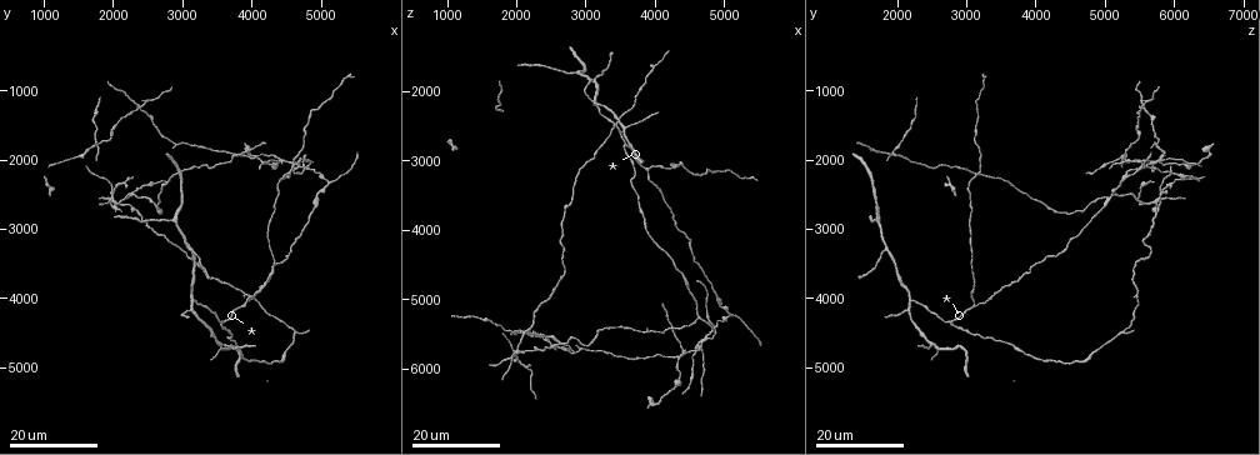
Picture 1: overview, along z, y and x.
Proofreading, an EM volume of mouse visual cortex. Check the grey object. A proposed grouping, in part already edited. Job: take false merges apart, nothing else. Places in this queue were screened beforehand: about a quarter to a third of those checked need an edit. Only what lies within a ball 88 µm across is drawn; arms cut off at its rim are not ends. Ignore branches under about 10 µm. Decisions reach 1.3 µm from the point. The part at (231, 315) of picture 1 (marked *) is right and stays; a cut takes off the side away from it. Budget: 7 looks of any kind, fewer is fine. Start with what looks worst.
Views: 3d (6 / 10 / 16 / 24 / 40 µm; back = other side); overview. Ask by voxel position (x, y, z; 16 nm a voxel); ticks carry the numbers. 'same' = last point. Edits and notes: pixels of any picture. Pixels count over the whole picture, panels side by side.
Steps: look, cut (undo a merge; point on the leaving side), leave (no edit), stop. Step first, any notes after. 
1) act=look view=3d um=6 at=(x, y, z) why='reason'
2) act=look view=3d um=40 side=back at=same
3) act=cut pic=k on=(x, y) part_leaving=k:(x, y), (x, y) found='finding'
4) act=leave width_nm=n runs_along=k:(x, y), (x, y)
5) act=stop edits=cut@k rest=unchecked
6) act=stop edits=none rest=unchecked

act=look view=3d um=16 at=(3600, 4350, 2750)

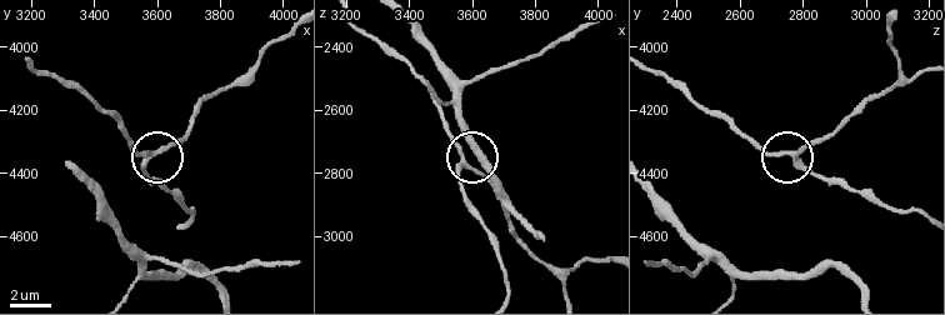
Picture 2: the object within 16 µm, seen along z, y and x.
act=look view=3d um=10 at=(3570, 4350, 2760)

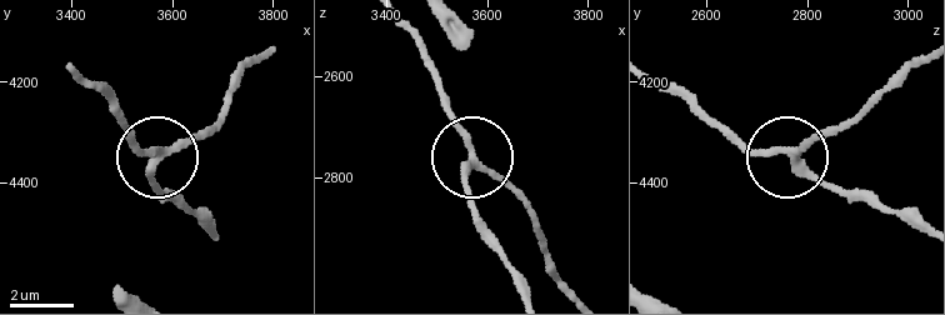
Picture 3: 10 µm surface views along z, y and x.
act=leave arms=3 runs_along=3:(226, 111), (156, 158), (126, 135) found='continuous, no second neuron'

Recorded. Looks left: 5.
act=look view=3d um=16 at=(2400, 1300, 5550) why='three-way junction'

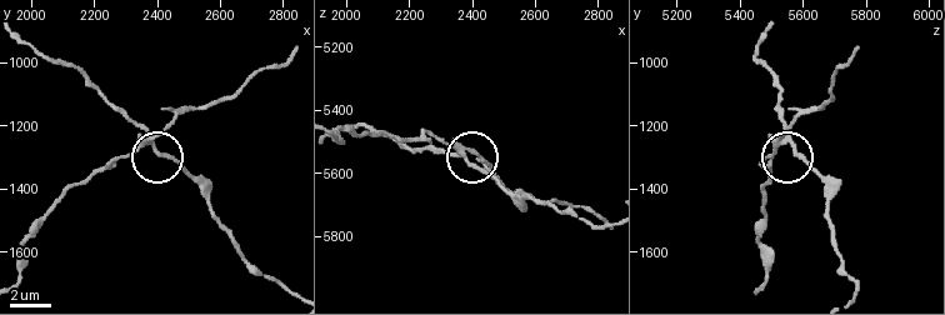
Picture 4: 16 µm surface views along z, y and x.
act=look view=3d um=10 at=(2410, 1280, 5580) why='closer look'

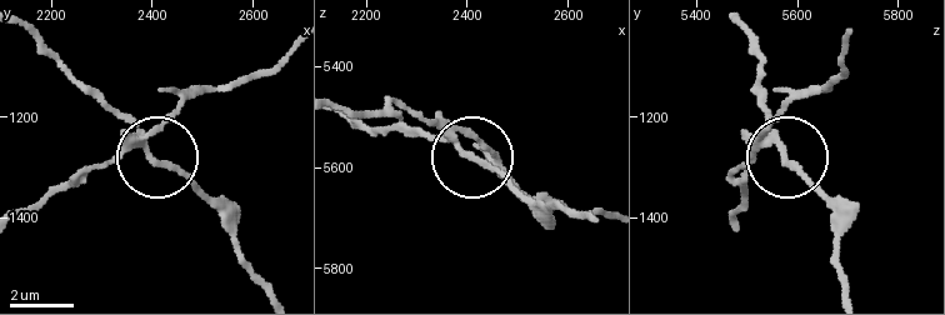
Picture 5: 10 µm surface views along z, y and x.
act=cut pic=5 on=(178, 110) part_leaving=5:(133, 140), (23, 210) found='two neurons meet here'

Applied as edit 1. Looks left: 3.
act=look view=overview

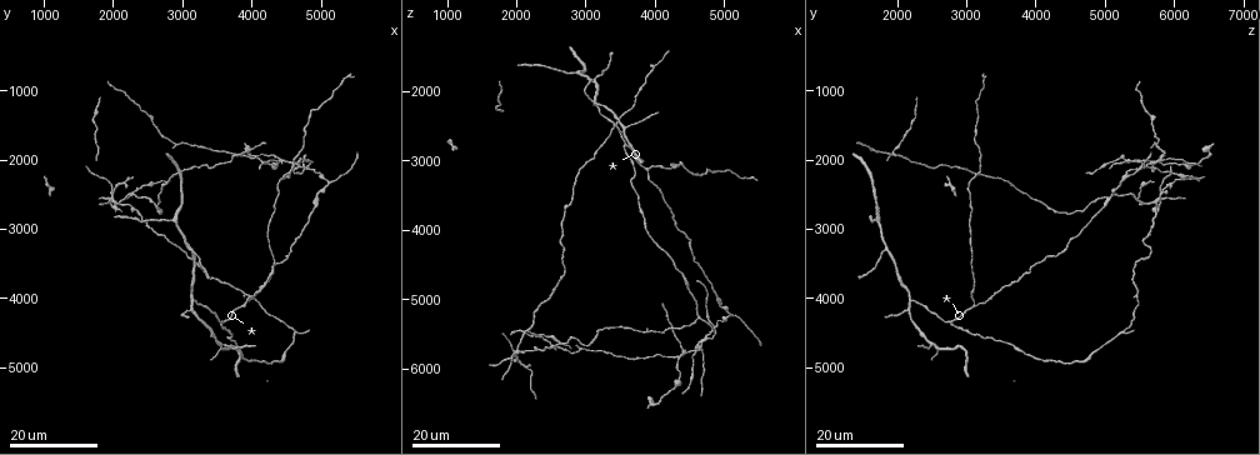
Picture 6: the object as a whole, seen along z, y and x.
act=look view=3d um=16 at=(3150, 4000, 2200) why='branch point'

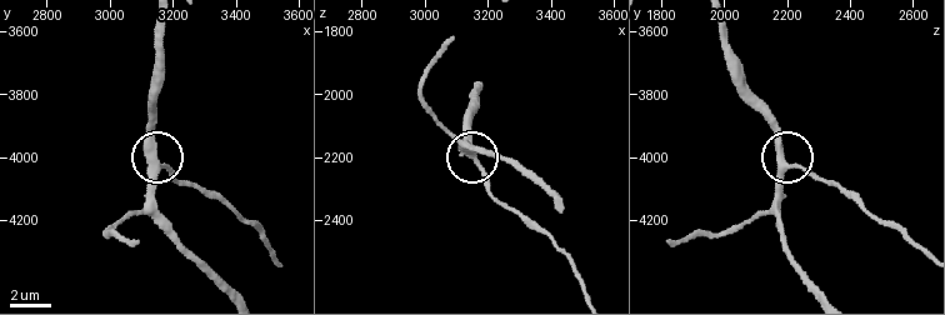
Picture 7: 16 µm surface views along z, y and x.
act=look view=3d um=6 at=(3140, 4030, 2180)

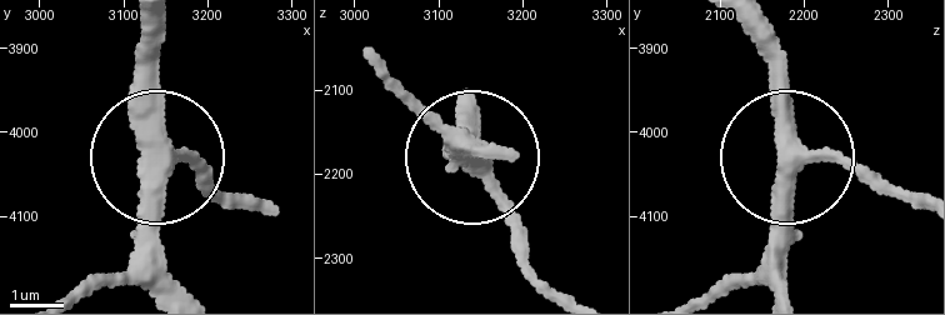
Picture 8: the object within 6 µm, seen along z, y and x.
act=leave runs_along=8:(563, 293), (469, 159) found='one neuron here'

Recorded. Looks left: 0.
act=stop edits=cut@5 rest=unchecked

